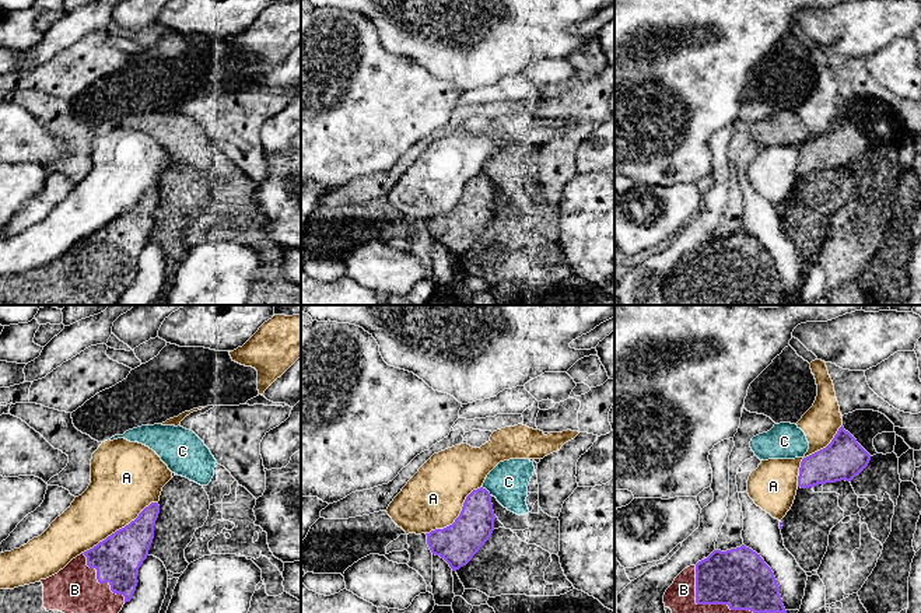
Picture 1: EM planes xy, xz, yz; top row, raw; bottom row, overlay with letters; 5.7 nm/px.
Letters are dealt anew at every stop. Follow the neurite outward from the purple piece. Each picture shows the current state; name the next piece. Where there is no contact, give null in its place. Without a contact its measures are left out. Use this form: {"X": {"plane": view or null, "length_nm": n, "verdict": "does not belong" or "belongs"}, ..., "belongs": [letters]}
{"A": {"plane": "xy", "length_nm": 550, "verdict": "does not belong"}, "B": {"plane": "xy", "length_nm": 380, "verdict": "belongs"}, "C": {"plane": "xz", "length_nm": 80, "verdict": "does not belong"}, "belongs": ["B"]}

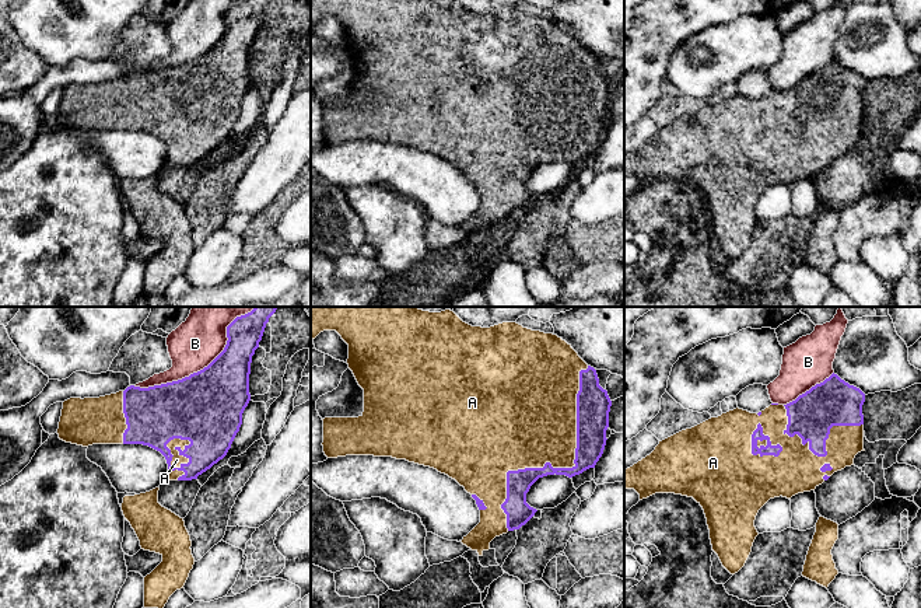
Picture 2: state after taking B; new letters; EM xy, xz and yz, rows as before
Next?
{"A": {"plane": "xz", "length_nm": 1050, "verdict": "belongs"}, "B": {"plane": "xy", "length_nm": 850, "verdict": "does not belong"}, "belongs": ["A"]}

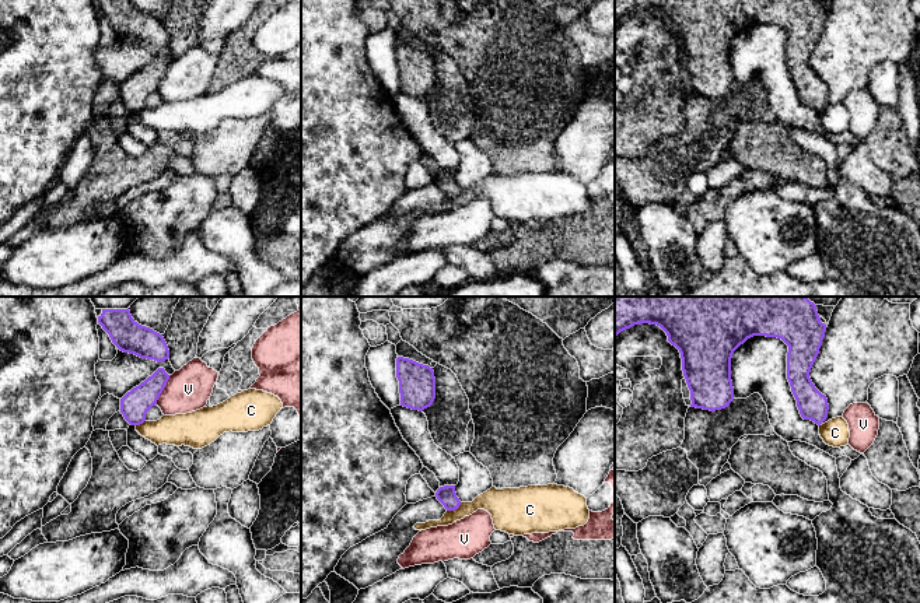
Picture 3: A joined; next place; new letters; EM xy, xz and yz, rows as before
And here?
{"C": {"plane": "xz", "length_nm": 100, "verdict": "does not belong"}, "V": {"plane": "xy", "length_nm": 190, "verdict": "does not belong"}, "belongs": []}

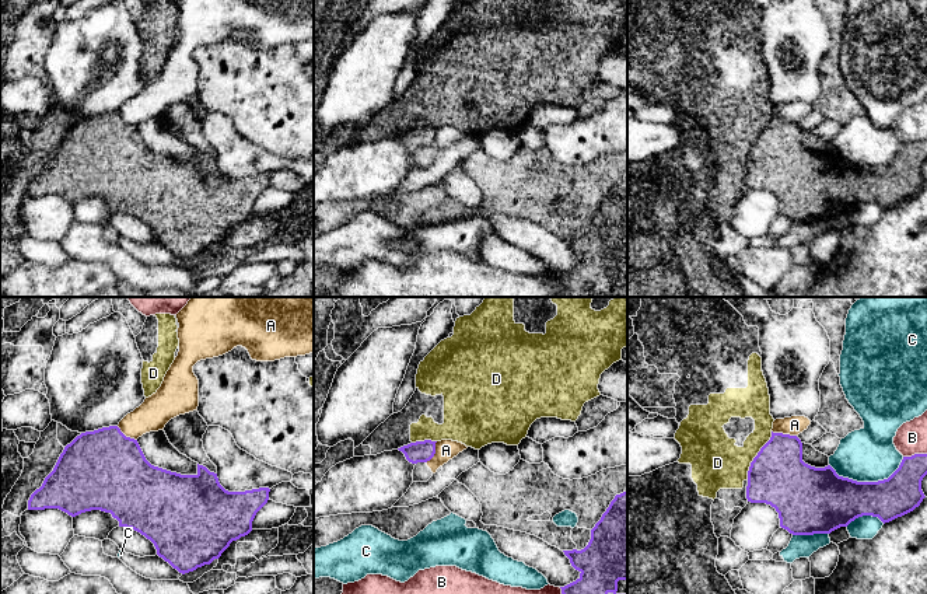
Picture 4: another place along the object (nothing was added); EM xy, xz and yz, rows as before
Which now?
{"A": {"plane": "yz", "length_nm": 150, "verdict": "does not belong"}, "B": {"plane": "yz", "length_nm": 140, "verdict": "does not belong"}, "C": {"plane": "yz", "length_nm": 440, "verdict": "does not belong"}, "D": {"plane": "yz", "length_nm": 300, "verdict": "belongs"}, "belongs": ["D"]}

